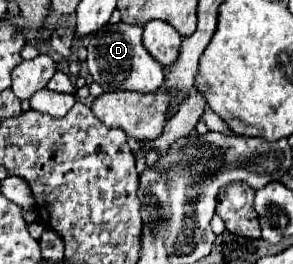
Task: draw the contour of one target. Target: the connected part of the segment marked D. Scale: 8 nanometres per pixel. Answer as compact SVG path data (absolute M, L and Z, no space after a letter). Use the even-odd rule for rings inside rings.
M124 22L118 24L106 24L98 34L90 36L88 42L88 70L104 90L136 90L136 92L154 92L164 84L164 70L150 58L146 48L142 46L142 26L124 26Z

